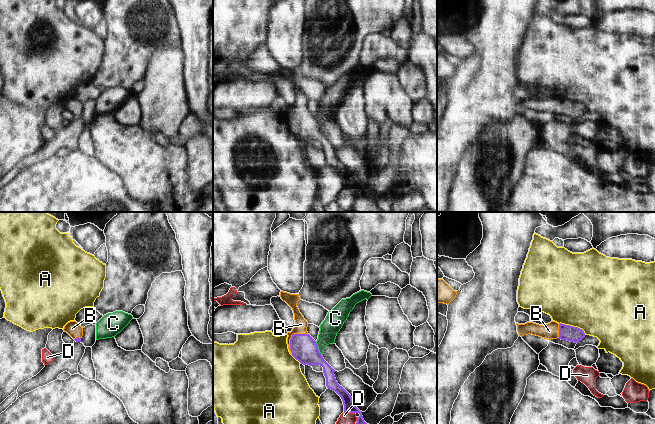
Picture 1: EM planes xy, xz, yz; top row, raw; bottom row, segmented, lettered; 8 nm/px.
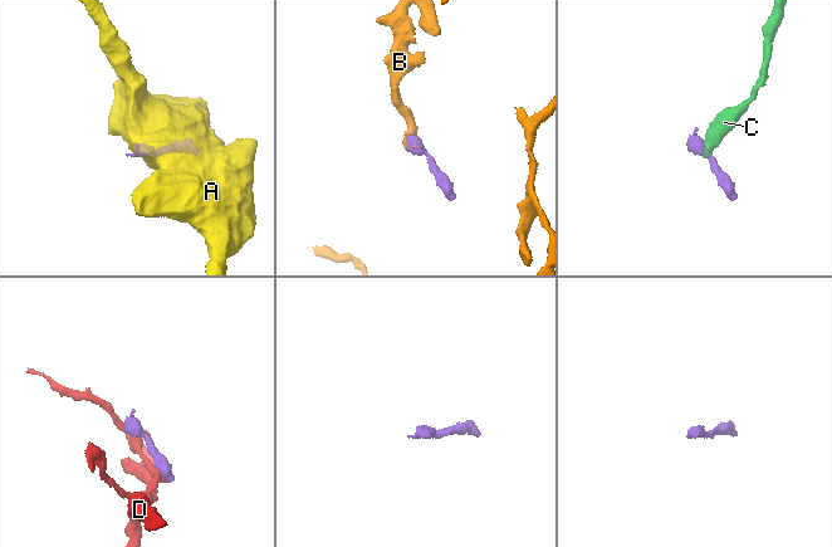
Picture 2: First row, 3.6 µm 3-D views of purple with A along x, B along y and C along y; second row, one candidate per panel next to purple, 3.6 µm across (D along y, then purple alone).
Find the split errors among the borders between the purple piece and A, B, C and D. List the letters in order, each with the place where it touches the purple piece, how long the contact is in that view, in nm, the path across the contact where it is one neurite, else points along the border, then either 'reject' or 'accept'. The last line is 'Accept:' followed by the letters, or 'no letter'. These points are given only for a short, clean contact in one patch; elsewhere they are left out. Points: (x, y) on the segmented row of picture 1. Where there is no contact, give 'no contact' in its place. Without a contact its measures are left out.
A: meets purple in yz at (573, 326); contact 240 nm long; border along yz (559, 323), (577, 326), (585, 334); reject
B: meets purple in xz at (291, 337); contact 220 nm long; runs through xz (304, 349), (291, 337), (301, 324); accept
C: meets purple in xz at (317, 348); contact 130 nm long; border along xz (315, 341), (321, 355); reject
D: meets purple in xz at (349, 412); contact 90 nm long; border along xz (344, 411), (354, 413); reject
Accept: B

